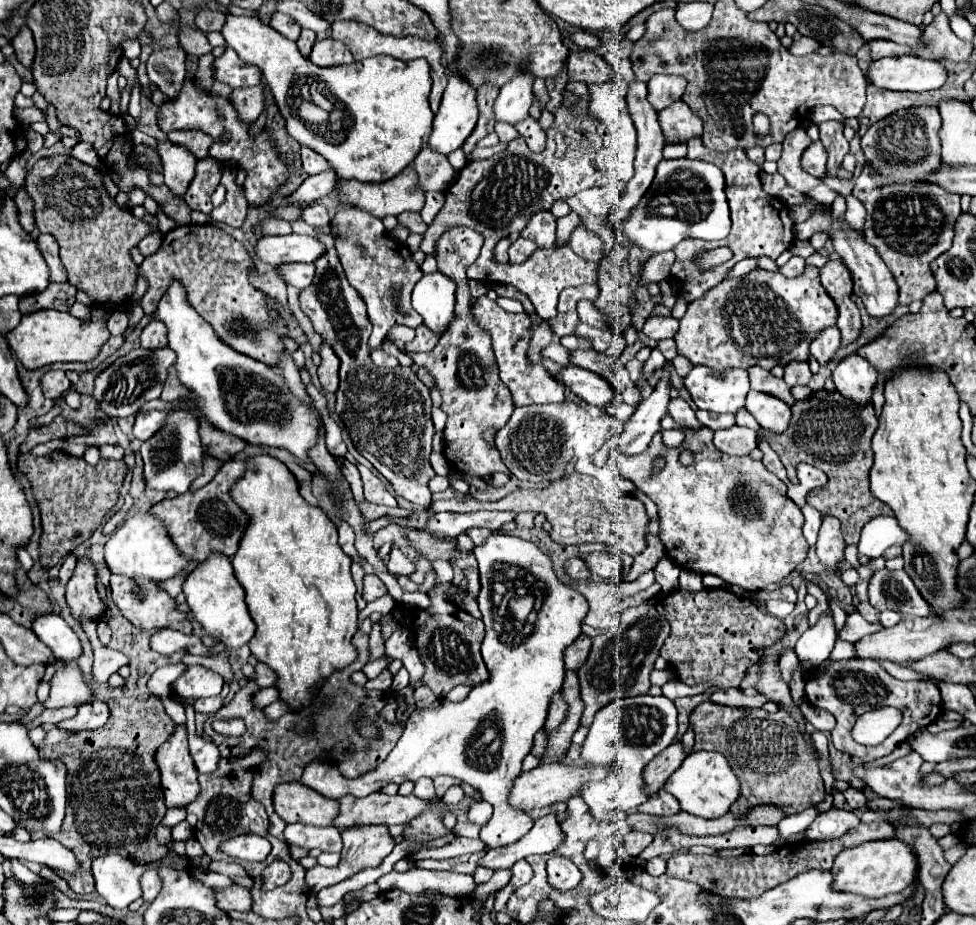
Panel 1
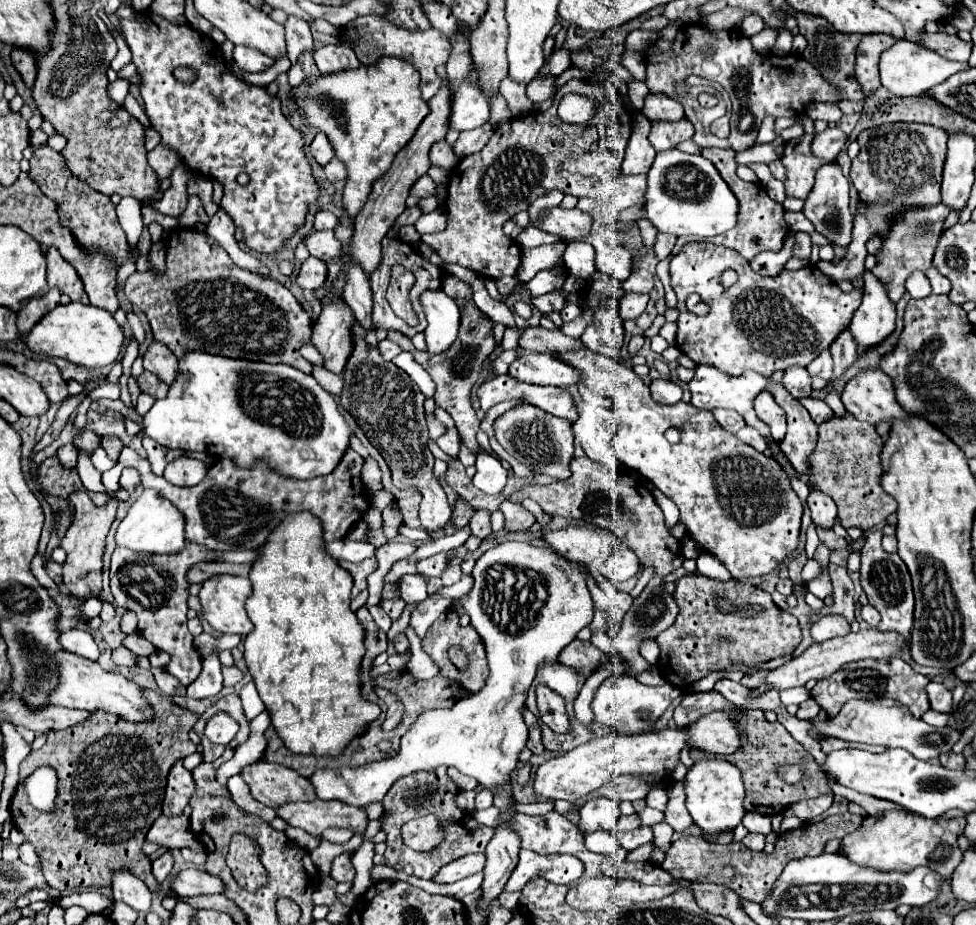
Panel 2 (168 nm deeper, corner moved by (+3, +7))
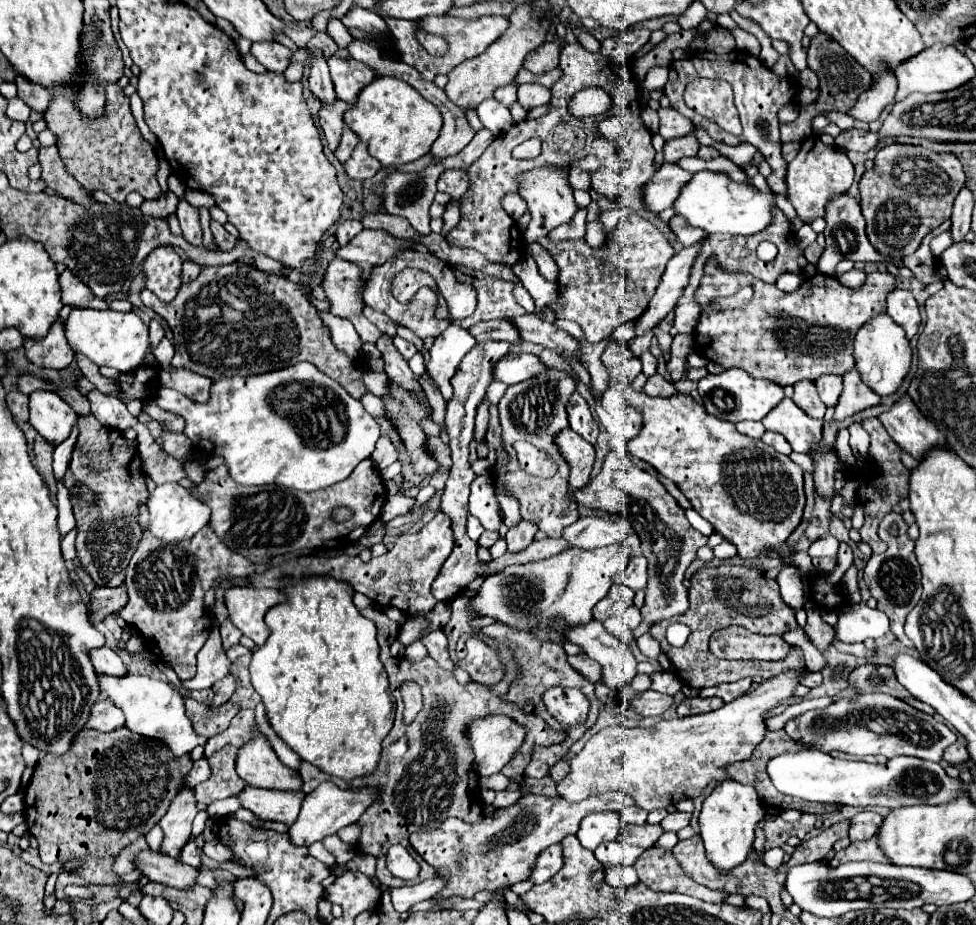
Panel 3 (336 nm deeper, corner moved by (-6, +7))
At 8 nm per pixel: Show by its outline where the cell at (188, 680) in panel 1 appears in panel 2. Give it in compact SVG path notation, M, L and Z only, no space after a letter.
M185 541L185 547L171 555L131 553L131 549L115 547L111 557L111 593L117 605L137 613L141 637L151 641L159 651L169 653L167 671L185 687L201 673L201 657L193 645L193 635L187 631L187 597L191 585L187 573L201 561L213 561L207 553L207 547Z

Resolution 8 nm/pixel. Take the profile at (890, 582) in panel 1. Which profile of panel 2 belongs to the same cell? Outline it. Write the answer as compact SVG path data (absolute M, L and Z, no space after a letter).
M875 529L867 533L867 541L861 549L861 587L867 593L869 605L873 605L881 613L879 631L883 633L901 633L903 641L909 641L911 625L913 625L913 589L911 589L911 577L907 571L907 565L897 553L887 553L881 545L883 531Z

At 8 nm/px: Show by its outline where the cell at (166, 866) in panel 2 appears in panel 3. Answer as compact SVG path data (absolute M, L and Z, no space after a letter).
M188 841L184 847L182 847L182 851L180 851L182 855L178 857L178 861L180 863L188 863L188 865L192 865L192 867L200 867L200 851L196 849L196 845L194 845L194 841Z

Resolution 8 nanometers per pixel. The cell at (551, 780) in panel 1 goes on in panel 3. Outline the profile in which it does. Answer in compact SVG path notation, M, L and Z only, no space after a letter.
M790 669L776 677L770 677L762 681L756 689L748 691L746 695L738 697L732 703L726 703L724 707L706 713L706 715L692 715L684 719L672 719L672 721L658 721L652 727L624 727L614 725L598 731L588 739L584 749L570 759L570 773L556 783L556 791L560 797L568 801L582 801L590 795L606 793L606 791L624 791L636 799L636 805L640 805L646 811L654 811L660 807L668 807L680 799L694 799L700 795L700 791L710 781L724 781L728 775L724 773L724 767L736 761L744 761L752 755L754 747L764 741L766 735L766 721L764 713L774 709L780 699L790 699L796 685L802 683L806 669Z

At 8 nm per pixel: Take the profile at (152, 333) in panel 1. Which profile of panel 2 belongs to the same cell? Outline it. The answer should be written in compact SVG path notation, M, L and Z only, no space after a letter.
M153 341L143 357L145 363L145 371L153 373L155 377L159 377L159 381L171 385L171 381L175 381L175 377L179 375L179 367L177 367L177 357L159 341Z

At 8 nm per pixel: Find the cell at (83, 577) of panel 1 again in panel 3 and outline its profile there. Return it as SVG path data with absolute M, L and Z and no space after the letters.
M70 387L60 389L58 395L66 399L78 415L84 415L84 419L78 421L80 435L72 451L72 463L64 475L64 485L78 491L78 487L84 483L98 495L94 505L86 505L82 499L72 499L78 525L76 553L82 569L92 577L96 587L118 587L124 581L124 565L128 565L132 547L136 547L136 541L142 537L142 527L138 525L136 515L138 505L146 503L148 491L140 457L132 443L126 441L116 429L104 427L94 419L90 413L90 403L84 395Z

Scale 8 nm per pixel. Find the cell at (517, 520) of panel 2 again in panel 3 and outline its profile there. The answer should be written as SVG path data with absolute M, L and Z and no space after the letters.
M520 519L514 527L508 529L506 533L506 541L508 541L508 551L520 551L524 547L528 547L534 541L534 533L538 531L538 527L528 521L528 519Z

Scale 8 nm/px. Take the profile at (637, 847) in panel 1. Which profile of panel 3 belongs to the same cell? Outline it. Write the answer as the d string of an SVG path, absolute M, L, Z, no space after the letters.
M624 823L620 839L624 839L624 841L630 843L630 845L648 849L648 847L652 847L652 845L658 841L658 837L660 837L662 833L664 833L664 829L662 829L660 825L650 825L650 823L628 825L628 823Z

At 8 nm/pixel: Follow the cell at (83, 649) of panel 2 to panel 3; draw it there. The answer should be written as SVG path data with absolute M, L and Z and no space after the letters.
M96 647L90 651L90 661L98 673L108 673L114 677L122 677L126 673L126 667L120 659L120 655L110 647Z

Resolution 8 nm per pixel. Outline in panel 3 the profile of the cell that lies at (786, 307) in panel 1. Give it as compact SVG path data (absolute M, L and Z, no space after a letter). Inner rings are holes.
M716 257L704 265L704 275L696 289L700 301L700 319L692 333L694 349L708 361L728 367L740 367L754 379L768 379L778 385L794 385L796 381L810 379L824 373L844 375L854 367L854 335L856 331L880 311L886 311L886 293L896 287L894 277L888 273L870 273L860 289L844 287L834 275L816 273L808 277L796 291L784 293L776 283L764 283L744 271L726 271ZM752 283L754 297L740 309L716 311L708 307L708 299L728 297L740 287Z

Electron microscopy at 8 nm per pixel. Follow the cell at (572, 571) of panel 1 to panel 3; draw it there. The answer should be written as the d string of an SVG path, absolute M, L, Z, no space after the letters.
M580 517L582 521L576 521L568 525L562 533L562 537L570 543L570 547L578 547L584 551L608 547L614 543L622 543L628 535L628 523L622 517Z

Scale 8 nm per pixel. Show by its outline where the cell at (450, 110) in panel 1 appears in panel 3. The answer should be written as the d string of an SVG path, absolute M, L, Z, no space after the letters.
M486 99L486 101L482 101L482 103L476 107L476 111L478 111L478 117L480 117L482 125L484 125L486 129L490 129L496 137L498 137L500 133L508 131L508 129L514 125L514 121L512 121L512 117L510 117L510 111L508 111L502 103L498 103L496 99Z

